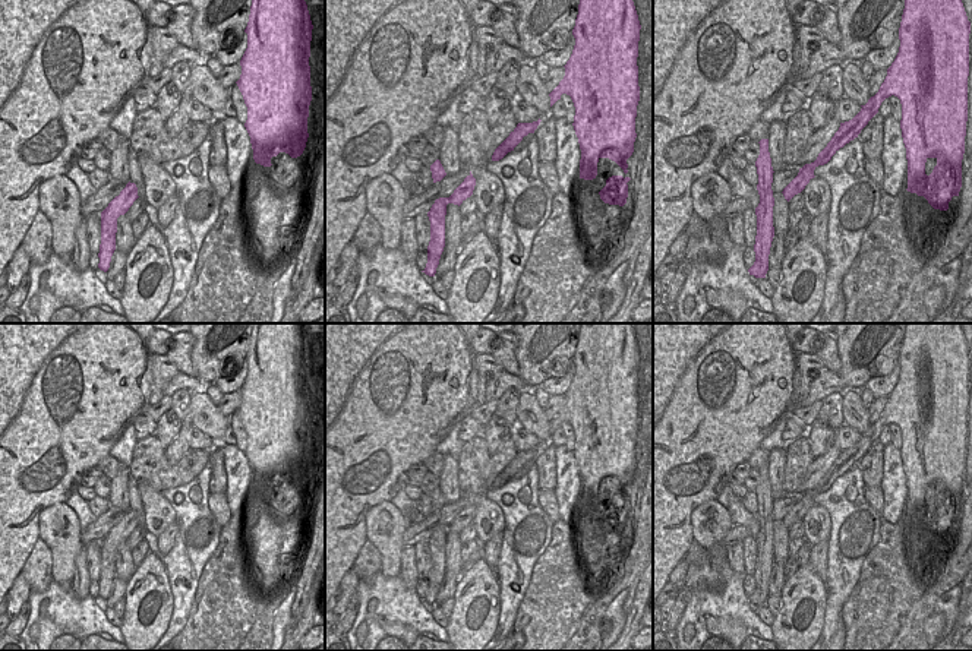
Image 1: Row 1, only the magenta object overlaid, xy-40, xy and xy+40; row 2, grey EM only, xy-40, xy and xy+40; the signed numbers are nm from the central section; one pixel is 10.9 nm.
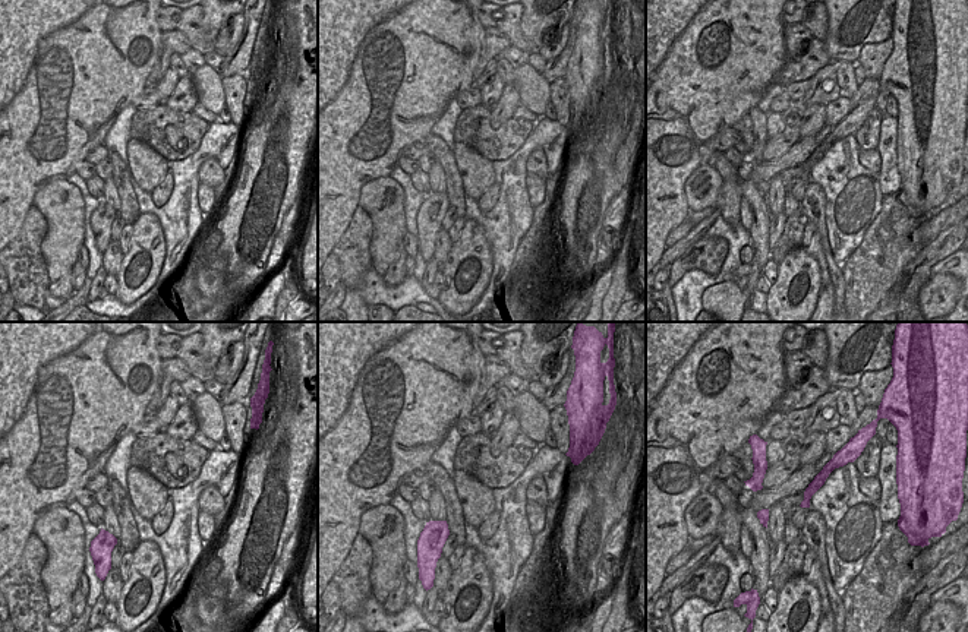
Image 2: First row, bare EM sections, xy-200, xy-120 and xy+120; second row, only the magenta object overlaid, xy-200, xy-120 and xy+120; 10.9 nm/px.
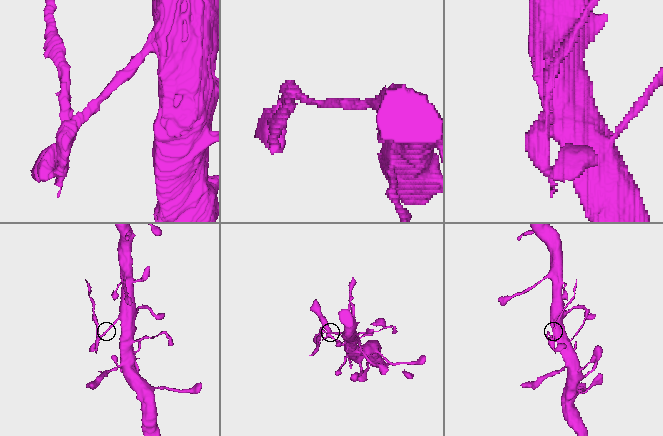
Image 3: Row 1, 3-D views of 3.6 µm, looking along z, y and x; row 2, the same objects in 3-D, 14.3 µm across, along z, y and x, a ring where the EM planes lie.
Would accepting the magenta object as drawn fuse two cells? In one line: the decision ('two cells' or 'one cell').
two cells

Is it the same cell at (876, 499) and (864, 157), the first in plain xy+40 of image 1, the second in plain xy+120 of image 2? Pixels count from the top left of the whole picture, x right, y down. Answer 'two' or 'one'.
one

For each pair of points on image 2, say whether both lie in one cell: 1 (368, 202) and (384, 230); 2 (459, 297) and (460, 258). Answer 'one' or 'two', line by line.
1: one
2: one

